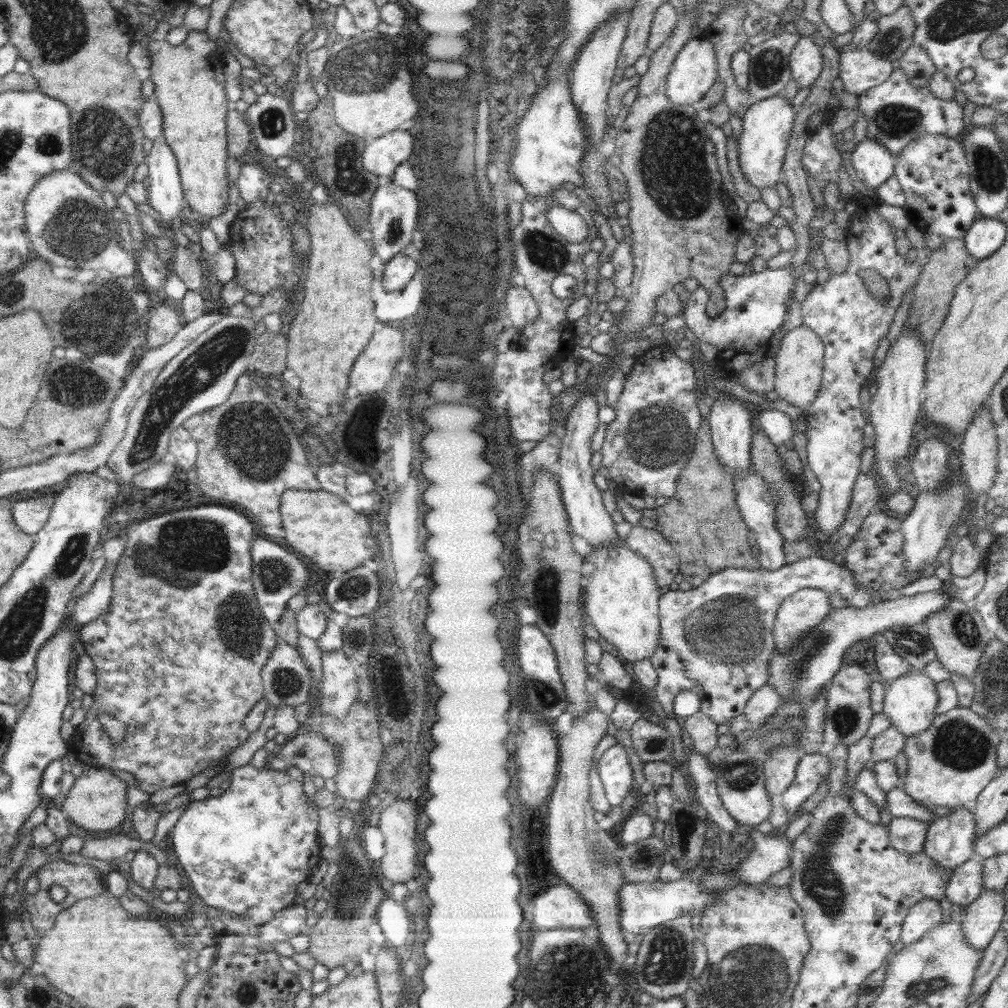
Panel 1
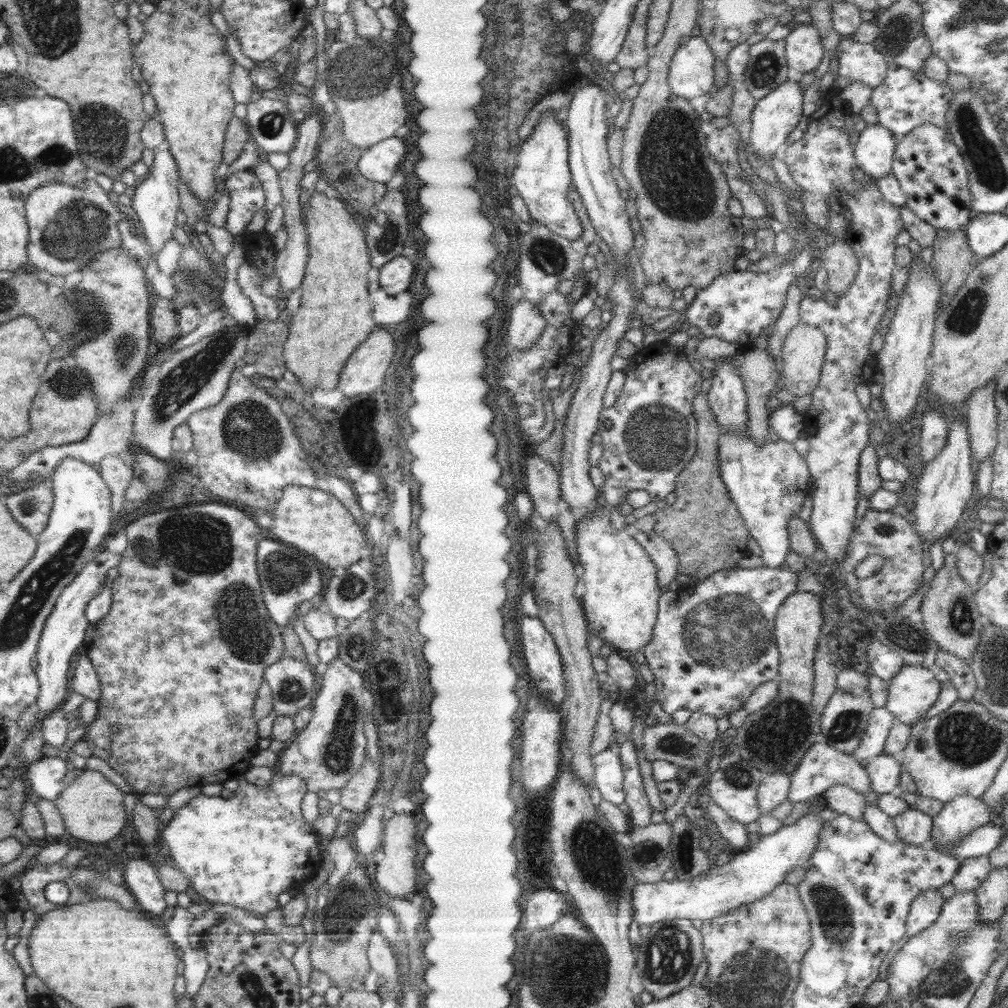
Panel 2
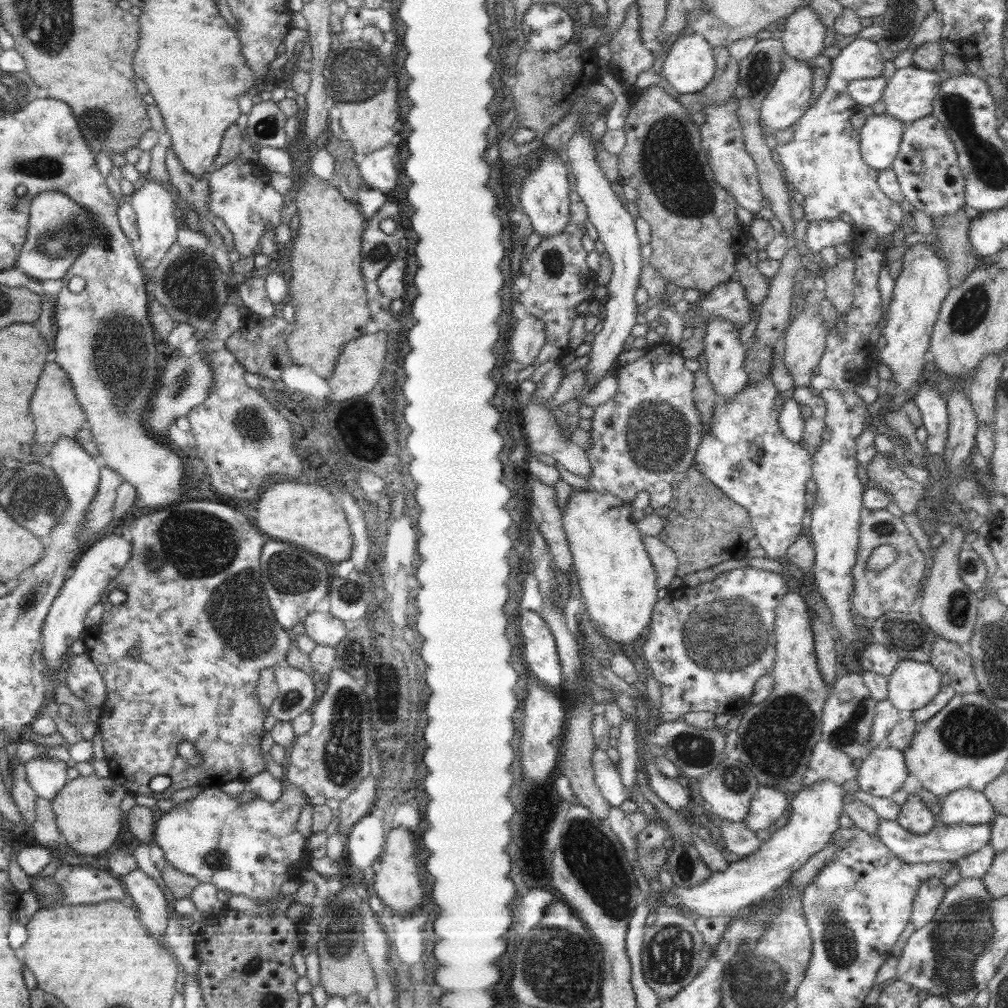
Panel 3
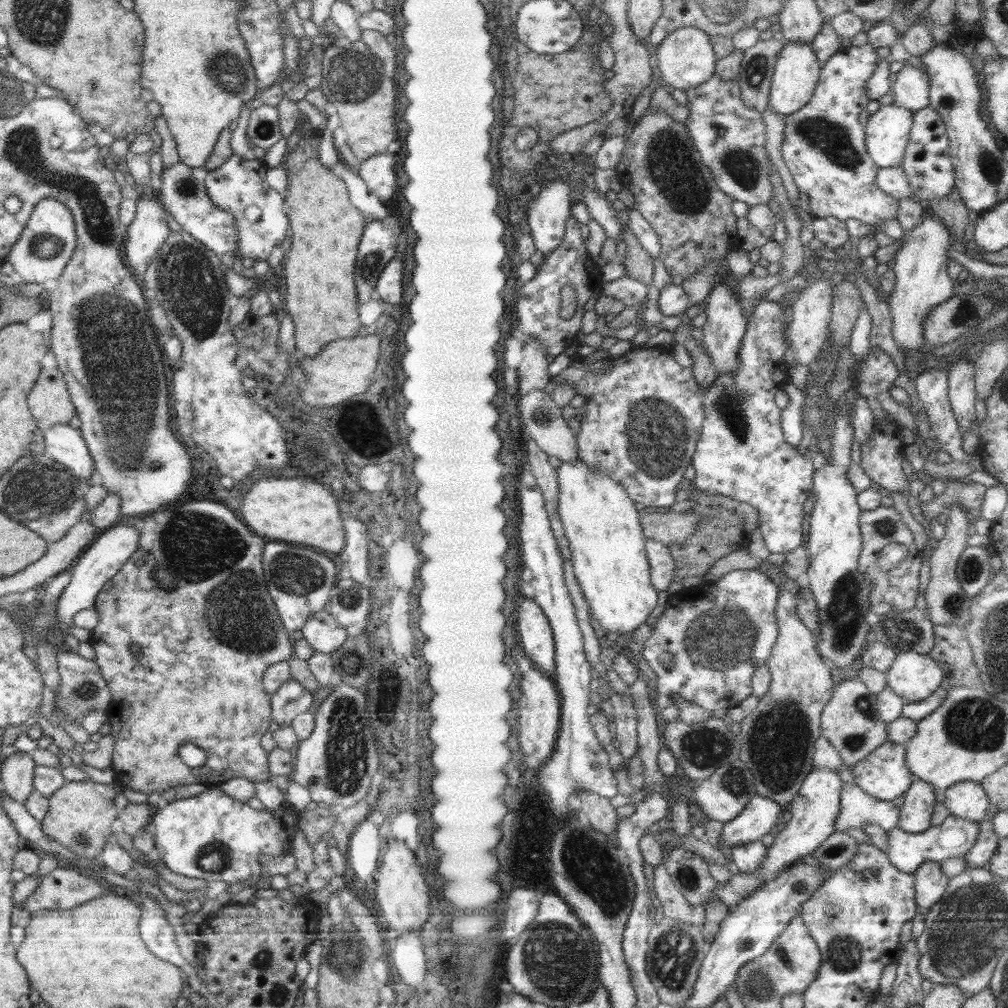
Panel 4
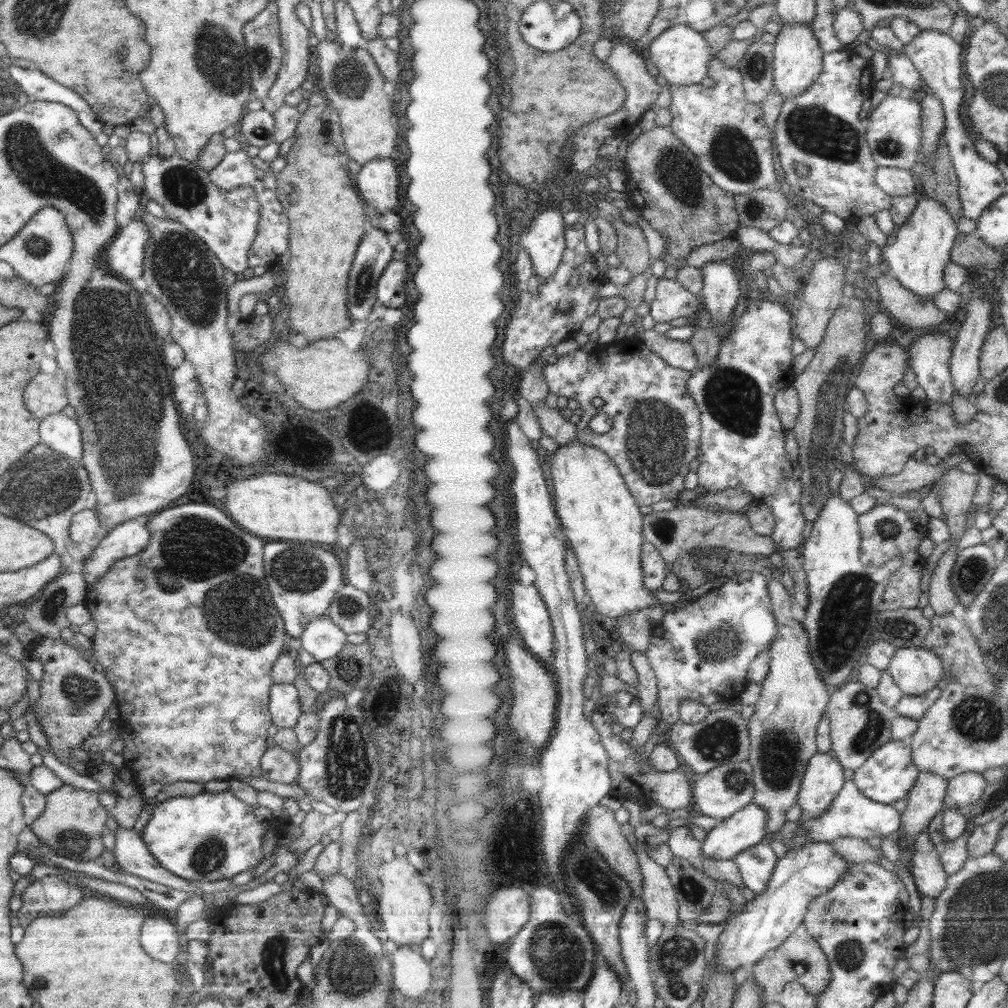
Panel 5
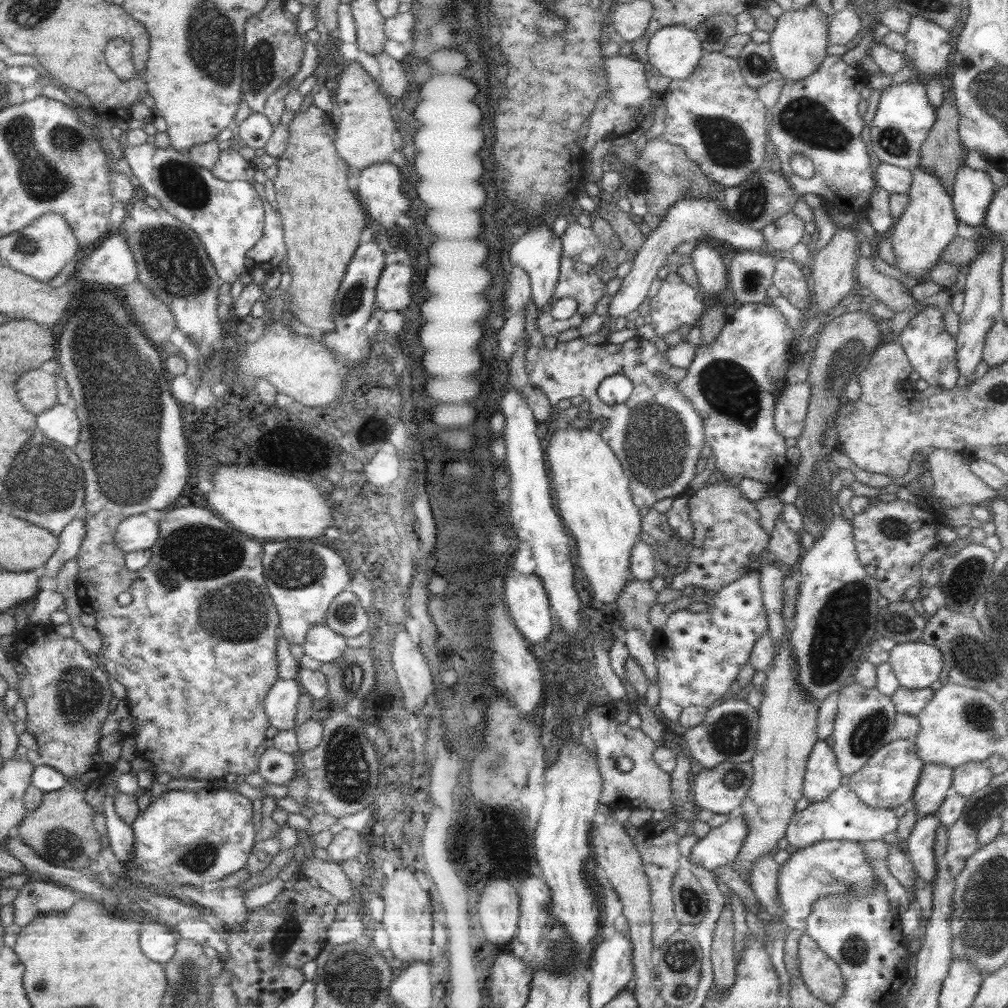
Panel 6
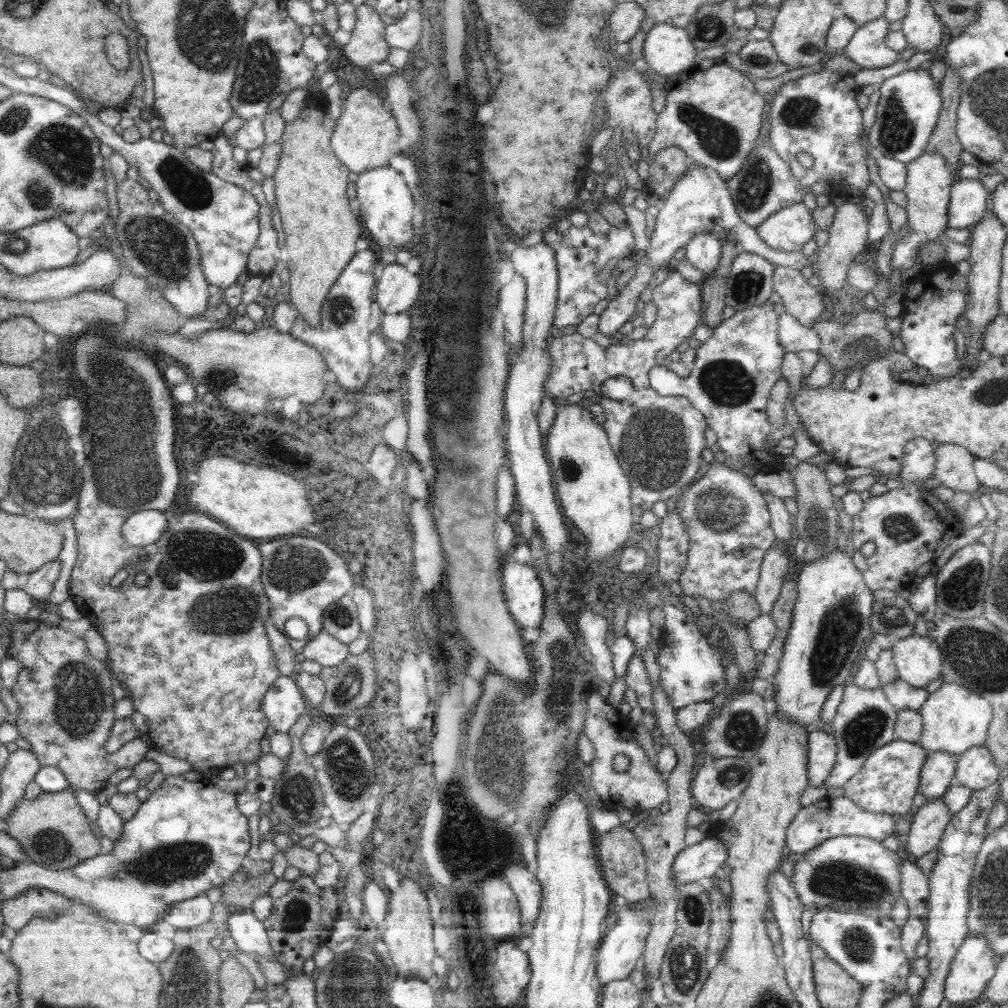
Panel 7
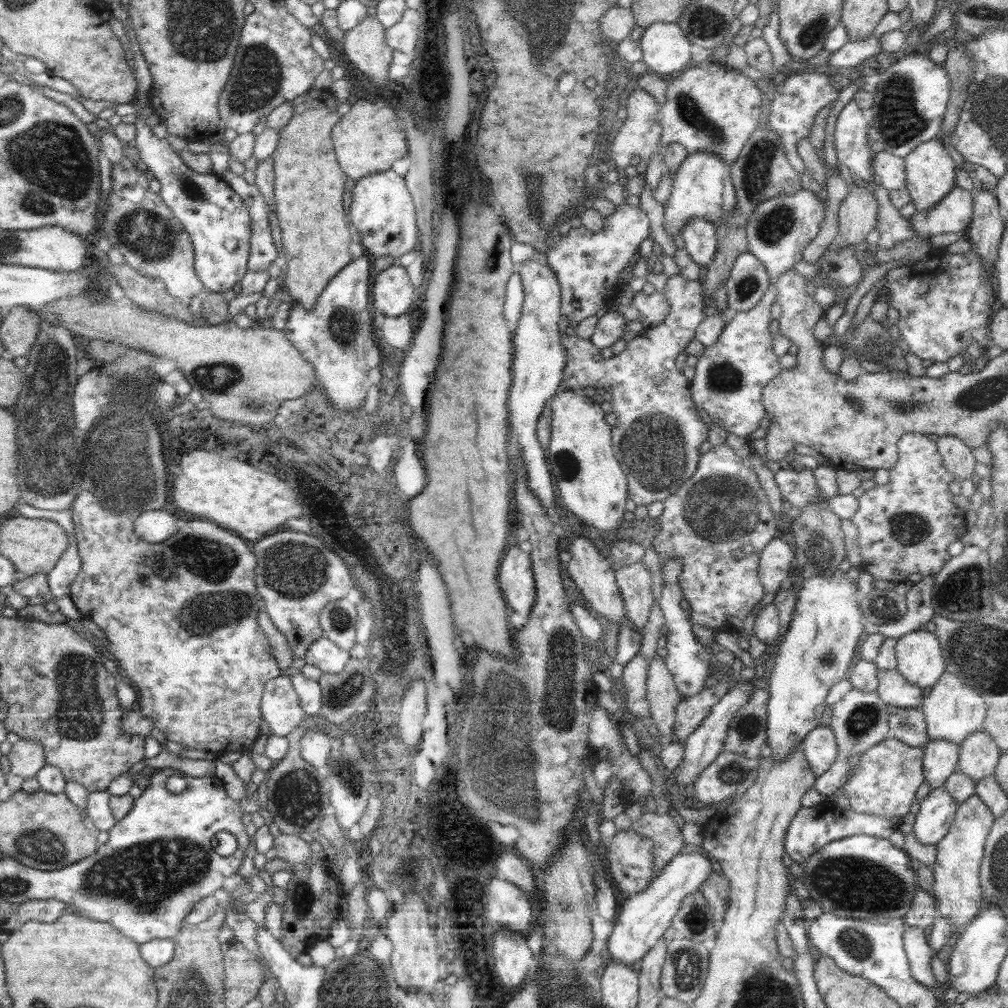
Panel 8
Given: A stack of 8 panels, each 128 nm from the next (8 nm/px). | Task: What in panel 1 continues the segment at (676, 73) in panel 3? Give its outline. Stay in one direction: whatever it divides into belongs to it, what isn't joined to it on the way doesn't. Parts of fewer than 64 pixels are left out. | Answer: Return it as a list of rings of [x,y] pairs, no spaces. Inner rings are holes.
[[[696,34],[683,46],[670,67],[666,81],[666,96],[674,104],[694,104],[698,100],[703,100],[718,78],[719,72],[713,44],[703,36]]]

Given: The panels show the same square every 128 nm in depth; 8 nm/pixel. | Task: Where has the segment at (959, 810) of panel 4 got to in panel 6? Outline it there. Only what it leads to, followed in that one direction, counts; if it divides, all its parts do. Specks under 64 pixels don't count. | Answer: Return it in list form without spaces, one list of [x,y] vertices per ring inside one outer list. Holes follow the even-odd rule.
[[[968,762],[953,769],[952,788],[956,794],[968,799],[974,792],[982,790],[991,781],[992,772],[985,762]]]

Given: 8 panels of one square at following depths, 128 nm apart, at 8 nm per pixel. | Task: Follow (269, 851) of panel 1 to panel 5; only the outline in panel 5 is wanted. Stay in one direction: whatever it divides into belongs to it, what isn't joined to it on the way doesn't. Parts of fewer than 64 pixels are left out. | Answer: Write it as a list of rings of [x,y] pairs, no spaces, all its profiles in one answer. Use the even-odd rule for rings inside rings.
[[[201,791],[192,797],[170,797],[162,803],[150,804],[150,822],[144,827],[142,840],[150,853],[165,870],[172,872],[182,879],[200,882],[206,880],[231,880],[234,876],[256,868],[264,858],[262,846],[266,838],[267,830],[270,830],[270,822],[260,822],[256,818],[253,808],[236,798],[232,792]]]

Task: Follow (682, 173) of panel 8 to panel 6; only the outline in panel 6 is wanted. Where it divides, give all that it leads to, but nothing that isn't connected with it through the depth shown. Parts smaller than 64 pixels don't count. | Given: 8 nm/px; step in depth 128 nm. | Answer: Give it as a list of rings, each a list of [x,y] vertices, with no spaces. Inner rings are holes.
[[[684,196],[684,200],[676,201],[668,208],[668,214],[660,218],[659,225],[647,236],[640,250],[636,252],[630,272],[624,276],[617,294],[612,295],[612,302],[608,308],[608,317],[625,317],[629,312],[638,310],[638,306],[650,296],[650,286],[652,286],[656,274],[660,268],[667,264],[668,253],[676,250],[682,242],[691,240],[699,242],[702,238],[714,238],[718,241],[726,241],[729,246],[737,251],[746,250],[756,253],[766,253],[774,258],[780,257],[780,250],[772,248],[760,230],[750,228],[746,224],[736,220],[732,214],[724,210],[724,206],[718,200],[708,200],[708,198],[696,198],[696,196]]]

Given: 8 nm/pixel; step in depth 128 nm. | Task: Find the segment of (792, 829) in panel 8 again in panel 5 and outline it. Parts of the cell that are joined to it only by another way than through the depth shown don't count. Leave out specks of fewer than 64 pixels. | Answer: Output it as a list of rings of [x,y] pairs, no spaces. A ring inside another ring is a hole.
[[[848,780],[843,784],[840,789],[838,796],[832,802],[831,808],[824,815],[821,815],[818,819],[814,821],[807,821],[805,824],[800,824],[800,826],[805,826],[809,830],[809,840],[811,842],[826,842],[830,843],[838,838],[858,838],[858,839],[868,839],[870,837],[886,837],[893,836],[896,837],[901,833],[901,814],[898,813],[892,805],[880,804],[869,800],[862,794],[862,791],[858,789],[854,781]]]

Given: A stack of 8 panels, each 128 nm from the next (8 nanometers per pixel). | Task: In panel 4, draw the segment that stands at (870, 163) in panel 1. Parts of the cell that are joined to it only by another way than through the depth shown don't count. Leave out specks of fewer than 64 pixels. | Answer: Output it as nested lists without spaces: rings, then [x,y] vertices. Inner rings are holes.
[[[891,103],[871,114],[864,126],[866,148],[879,168],[900,166],[913,124],[913,113]]]

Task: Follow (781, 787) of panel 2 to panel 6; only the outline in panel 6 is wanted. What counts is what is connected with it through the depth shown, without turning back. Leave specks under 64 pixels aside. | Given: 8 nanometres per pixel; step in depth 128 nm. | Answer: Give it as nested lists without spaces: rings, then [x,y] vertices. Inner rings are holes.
[[[736,813],[727,822],[716,826],[700,838],[691,851],[690,861],[713,872],[718,867],[731,866],[749,834],[747,819]]]

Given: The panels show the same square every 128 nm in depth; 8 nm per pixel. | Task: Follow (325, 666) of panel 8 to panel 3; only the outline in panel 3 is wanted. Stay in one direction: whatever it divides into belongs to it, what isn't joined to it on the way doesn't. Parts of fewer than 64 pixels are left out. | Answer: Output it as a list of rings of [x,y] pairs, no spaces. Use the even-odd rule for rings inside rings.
[[[314,611],[303,620],[306,635],[310,636],[317,645],[335,647],[347,636],[347,628],[343,621],[330,612]]]

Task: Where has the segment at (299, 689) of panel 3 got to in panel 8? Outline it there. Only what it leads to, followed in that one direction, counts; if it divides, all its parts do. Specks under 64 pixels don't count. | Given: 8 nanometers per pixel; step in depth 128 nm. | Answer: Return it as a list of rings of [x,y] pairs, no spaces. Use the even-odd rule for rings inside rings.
[[[290,674],[280,675],[264,686],[261,713],[274,735],[286,737],[304,720],[300,697],[290,682]]]

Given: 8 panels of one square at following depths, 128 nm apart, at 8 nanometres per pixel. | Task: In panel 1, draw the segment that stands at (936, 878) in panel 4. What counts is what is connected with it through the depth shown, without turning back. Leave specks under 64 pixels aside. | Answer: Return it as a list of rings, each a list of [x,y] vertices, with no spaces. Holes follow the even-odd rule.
[[[924,898],[909,908],[902,924],[900,939],[904,945],[918,943],[936,924],[942,922],[942,908],[938,900]]]

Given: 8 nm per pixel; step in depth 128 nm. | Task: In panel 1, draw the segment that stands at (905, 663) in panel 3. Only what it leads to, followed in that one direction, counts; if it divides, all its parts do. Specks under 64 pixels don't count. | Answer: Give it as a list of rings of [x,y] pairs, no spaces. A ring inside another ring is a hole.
[[[913,670],[887,683],[883,704],[883,713],[904,736],[916,736],[928,730],[936,718],[937,692],[936,682],[921,670]]]

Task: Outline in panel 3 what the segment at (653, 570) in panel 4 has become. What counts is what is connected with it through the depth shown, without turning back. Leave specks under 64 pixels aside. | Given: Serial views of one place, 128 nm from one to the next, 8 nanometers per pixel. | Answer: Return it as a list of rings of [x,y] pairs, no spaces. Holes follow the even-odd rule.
[[[641,533],[646,552],[656,569],[656,584],[660,588],[672,588],[678,583],[676,569],[680,559],[667,543],[659,536],[648,536]]]

